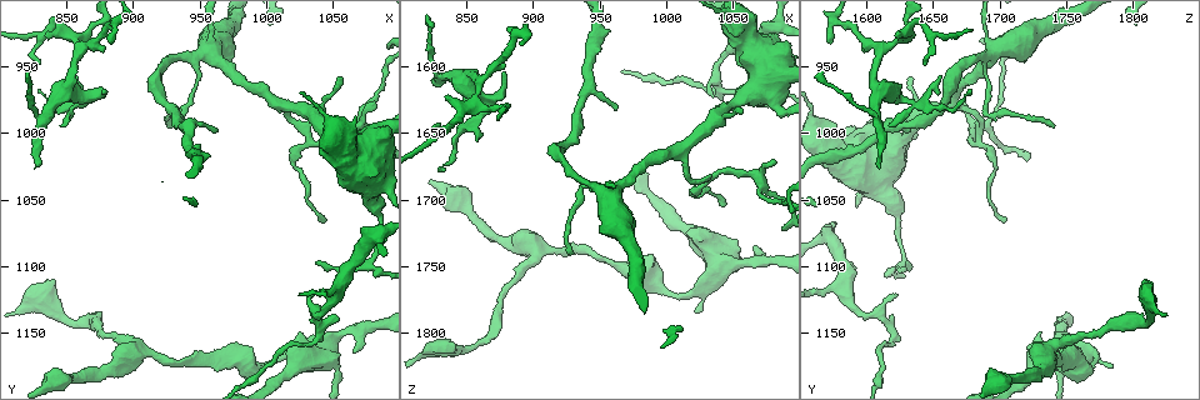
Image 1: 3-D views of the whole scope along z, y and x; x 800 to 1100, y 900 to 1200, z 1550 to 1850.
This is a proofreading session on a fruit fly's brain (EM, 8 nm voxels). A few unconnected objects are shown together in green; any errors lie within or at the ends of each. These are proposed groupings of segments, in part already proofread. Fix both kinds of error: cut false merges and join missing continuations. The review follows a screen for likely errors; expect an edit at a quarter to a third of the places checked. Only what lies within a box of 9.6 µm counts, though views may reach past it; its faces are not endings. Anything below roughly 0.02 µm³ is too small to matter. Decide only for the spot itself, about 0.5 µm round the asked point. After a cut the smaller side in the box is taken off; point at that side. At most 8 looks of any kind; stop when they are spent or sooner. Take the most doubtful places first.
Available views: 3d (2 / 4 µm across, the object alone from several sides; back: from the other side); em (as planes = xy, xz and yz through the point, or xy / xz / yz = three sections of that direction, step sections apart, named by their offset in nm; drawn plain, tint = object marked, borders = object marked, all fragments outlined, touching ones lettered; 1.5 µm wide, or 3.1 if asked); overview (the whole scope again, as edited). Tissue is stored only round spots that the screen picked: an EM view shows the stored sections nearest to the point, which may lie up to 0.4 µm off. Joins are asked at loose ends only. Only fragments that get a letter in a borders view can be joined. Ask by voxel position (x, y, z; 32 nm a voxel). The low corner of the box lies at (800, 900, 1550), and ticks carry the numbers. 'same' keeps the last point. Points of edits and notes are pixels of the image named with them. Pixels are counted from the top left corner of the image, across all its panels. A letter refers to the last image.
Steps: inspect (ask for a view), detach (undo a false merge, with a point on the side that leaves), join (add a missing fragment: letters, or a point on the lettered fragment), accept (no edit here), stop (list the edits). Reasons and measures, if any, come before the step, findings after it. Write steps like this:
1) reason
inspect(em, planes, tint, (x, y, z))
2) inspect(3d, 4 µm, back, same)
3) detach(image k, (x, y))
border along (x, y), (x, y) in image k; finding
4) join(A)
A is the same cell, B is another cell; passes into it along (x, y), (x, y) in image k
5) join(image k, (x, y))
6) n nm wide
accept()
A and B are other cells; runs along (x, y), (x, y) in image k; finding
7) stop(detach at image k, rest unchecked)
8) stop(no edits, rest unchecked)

an open end
inspect(em, planes, tint, (830, 1024, 1610))

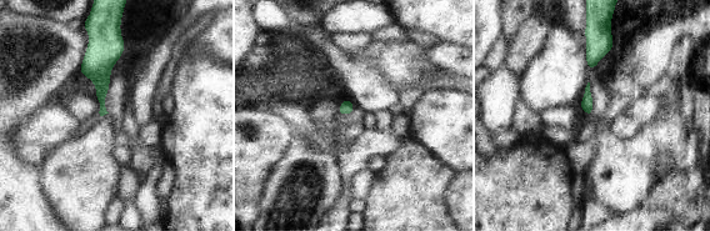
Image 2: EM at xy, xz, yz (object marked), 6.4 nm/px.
inspect(em, planes, borders, same)

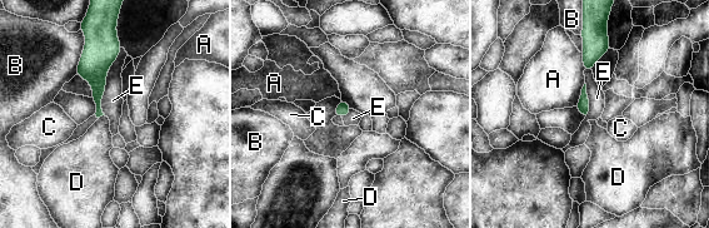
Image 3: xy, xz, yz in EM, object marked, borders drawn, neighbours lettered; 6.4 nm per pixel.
join(D)
D is the same cell, A, B, C and E are other cells; passes into it along (96, 78), (101, 115), (91, 152) in image 3; the neuron continues

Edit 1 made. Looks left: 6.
tapers out
inspect(3d, 4 µm, (1084, 1016, 1722))

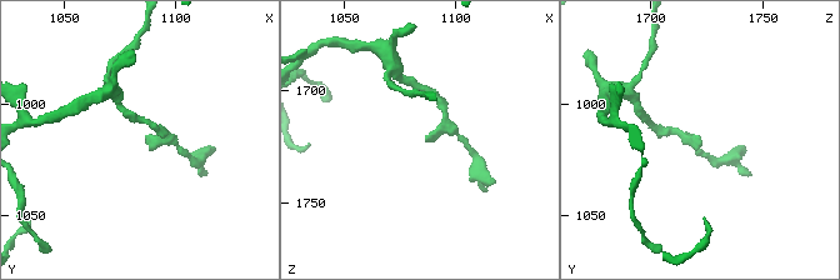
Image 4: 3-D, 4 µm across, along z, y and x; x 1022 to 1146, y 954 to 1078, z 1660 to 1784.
shape alone is not enough
inspect(em, planes, borders, (1086, 1016, 1723))

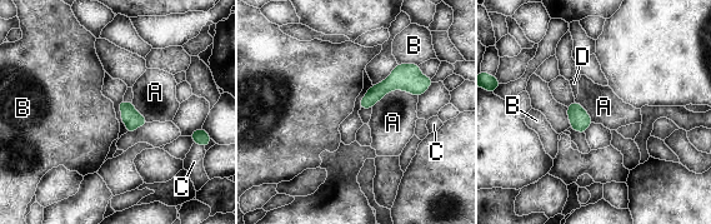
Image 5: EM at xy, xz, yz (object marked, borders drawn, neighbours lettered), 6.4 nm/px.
A touches over 320 nm
accept()
A, B, C and D are other cells; border along (397, 63), (419, 64) in image 5; no lettered fragment goes on from it

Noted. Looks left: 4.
inspect(3d, 2 µm, (960, 1172, 1750))

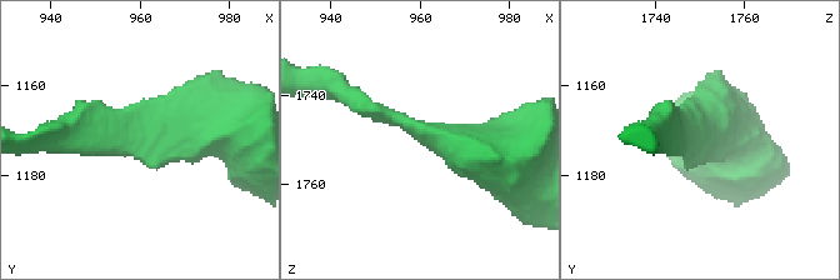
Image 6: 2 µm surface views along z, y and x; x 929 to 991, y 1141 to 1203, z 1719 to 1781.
arms of 170, 440 nm; shape alone is not enough
inspect(em, planes, borders, (962, 1170, 1749))

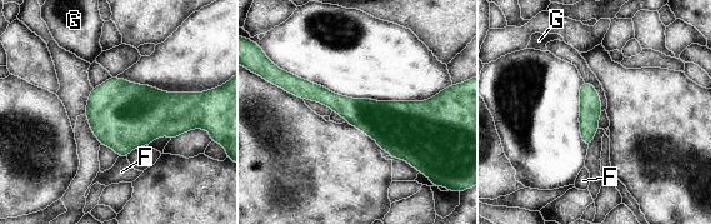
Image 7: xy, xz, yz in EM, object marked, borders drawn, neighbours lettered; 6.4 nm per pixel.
accept()
F and G are other cells; runs along (288, 88), (364, 114), (432, 108) in image 7; one neuron here

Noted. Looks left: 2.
stop(join at image 3, rest unchecked)

